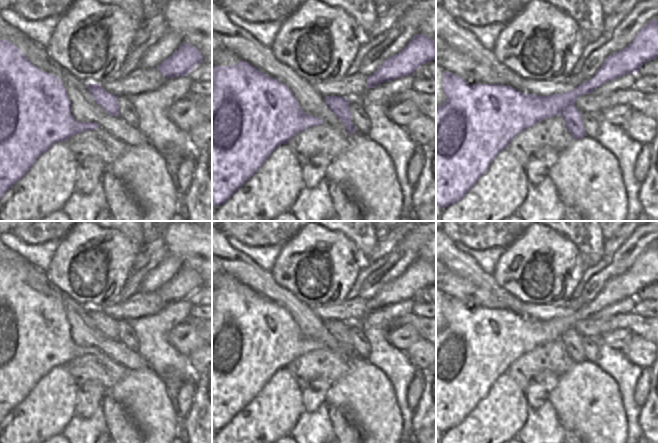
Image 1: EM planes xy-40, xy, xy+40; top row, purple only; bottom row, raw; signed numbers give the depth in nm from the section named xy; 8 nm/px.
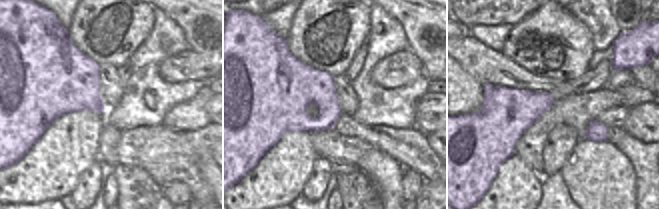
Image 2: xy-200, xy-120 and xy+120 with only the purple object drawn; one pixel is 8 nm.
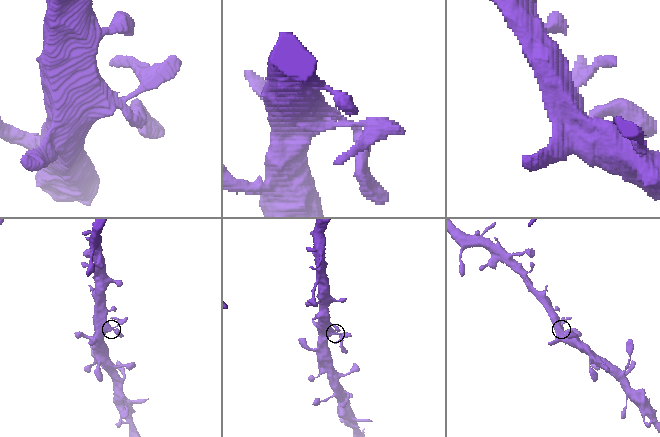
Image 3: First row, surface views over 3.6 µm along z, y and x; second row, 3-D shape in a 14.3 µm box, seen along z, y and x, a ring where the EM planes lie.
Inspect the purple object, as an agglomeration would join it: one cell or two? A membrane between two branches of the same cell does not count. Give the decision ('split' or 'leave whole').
leave whole

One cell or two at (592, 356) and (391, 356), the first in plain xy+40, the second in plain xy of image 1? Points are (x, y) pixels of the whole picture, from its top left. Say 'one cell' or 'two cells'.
two cells

